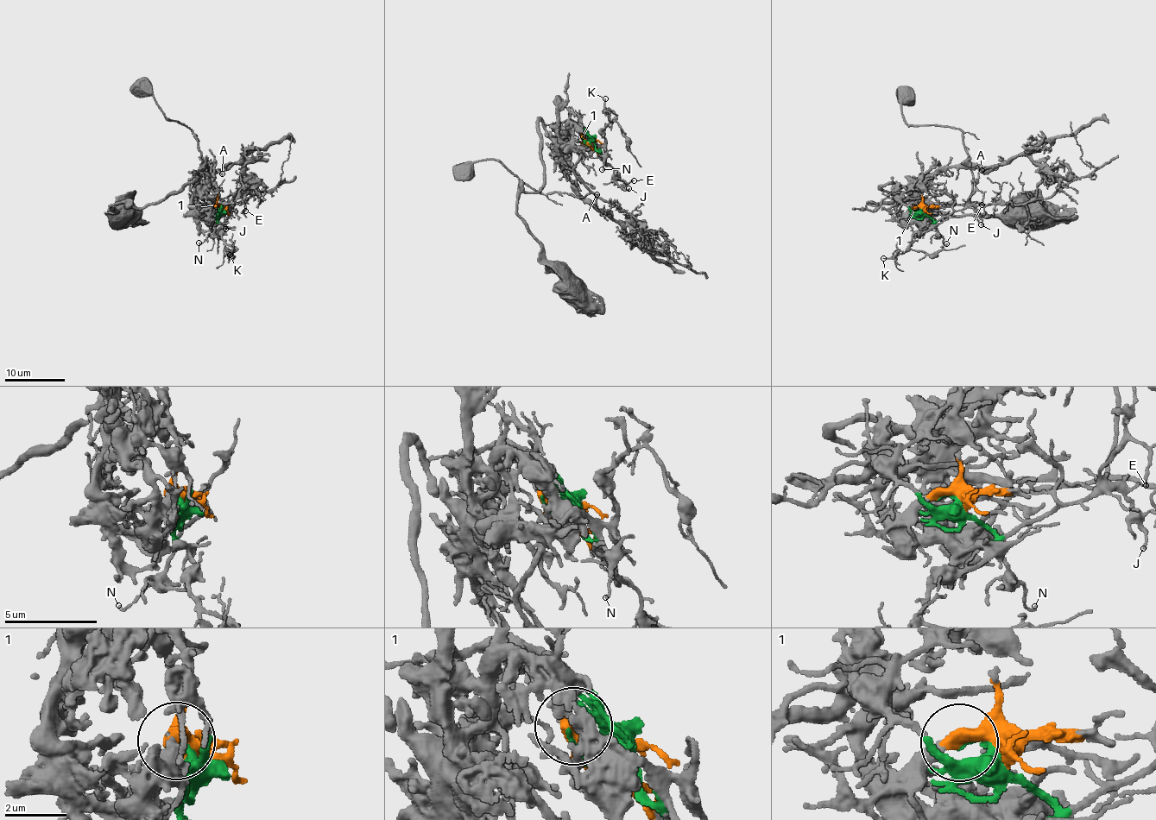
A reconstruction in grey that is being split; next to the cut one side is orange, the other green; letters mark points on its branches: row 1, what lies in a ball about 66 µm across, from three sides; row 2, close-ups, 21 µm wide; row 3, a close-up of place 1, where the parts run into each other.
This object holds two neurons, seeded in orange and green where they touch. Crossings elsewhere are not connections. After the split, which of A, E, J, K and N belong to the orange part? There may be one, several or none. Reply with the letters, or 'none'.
A

